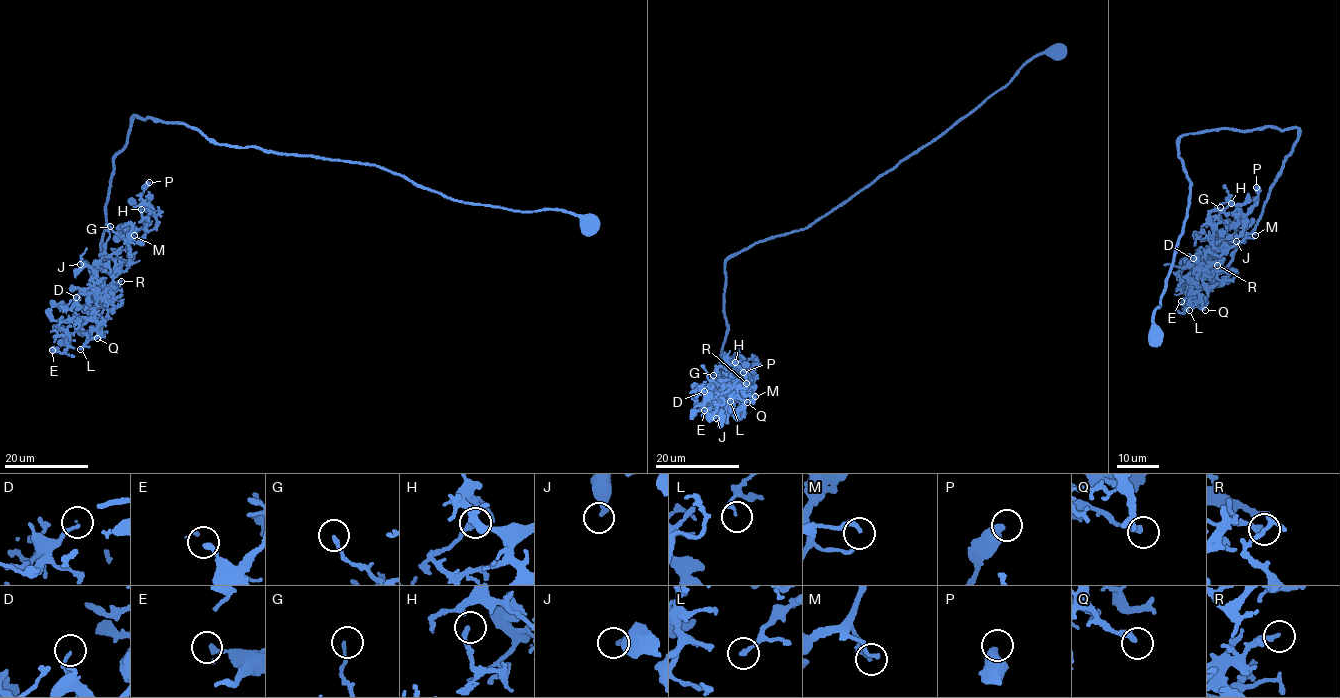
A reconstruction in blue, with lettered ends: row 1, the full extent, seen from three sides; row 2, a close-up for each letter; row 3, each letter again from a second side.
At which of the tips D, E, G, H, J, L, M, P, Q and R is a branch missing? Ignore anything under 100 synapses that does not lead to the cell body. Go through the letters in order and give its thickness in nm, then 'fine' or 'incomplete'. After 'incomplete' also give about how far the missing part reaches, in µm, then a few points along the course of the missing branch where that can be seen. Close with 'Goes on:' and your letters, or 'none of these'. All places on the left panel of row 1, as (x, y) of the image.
D: 130 nm thick; fine
E: 200 nm thick; fine
G: 150 nm thick; fine
H: 200 nm thick; fine
J: 360 nm thick; fine
L: 170 nm thick; fine
M: 190 nm thick; fine
P: 460 nm thick; fine
Q: 240 nm thick; fine
R: 200 nm thick; fine
Goes on: none of these

